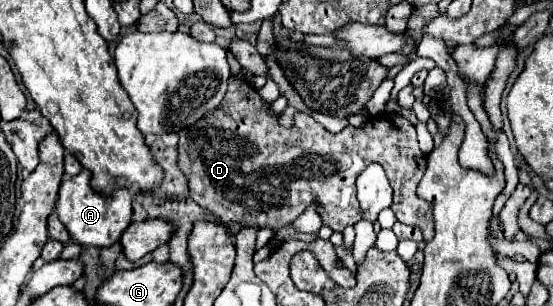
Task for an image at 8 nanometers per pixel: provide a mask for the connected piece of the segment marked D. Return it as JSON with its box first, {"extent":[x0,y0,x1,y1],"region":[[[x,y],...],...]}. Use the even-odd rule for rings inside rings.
{"extent":[180,77,432,243],"region":[[[230,77],[224,101],[196,121],[192,129],[180,131],[180,169],[184,169],[184,175],[190,181],[192,199],[206,211],[214,213],[222,225],[236,223],[240,227],[272,229],[276,233],[280,227],[292,223],[310,205],[316,205],[316,211],[326,227],[332,231],[344,231],[344,227],[361,220],[361,214],[356,214],[359,208],[356,198],[358,175],[368,163],[380,163],[394,189],[394,203],[390,207],[396,219],[404,225],[420,227],[426,243],[432,239],[432,213],[428,213],[428,205],[416,197],[416,185],[426,169],[426,155],[420,151],[416,129],[406,117],[400,113],[380,113],[370,117],[362,127],[346,125],[336,135],[324,131],[306,113],[294,113],[290,129],[282,127],[278,117],[280,115],[270,115],[270,105],[258,95],[258,91],[246,95],[246,83],[238,77]]]}

